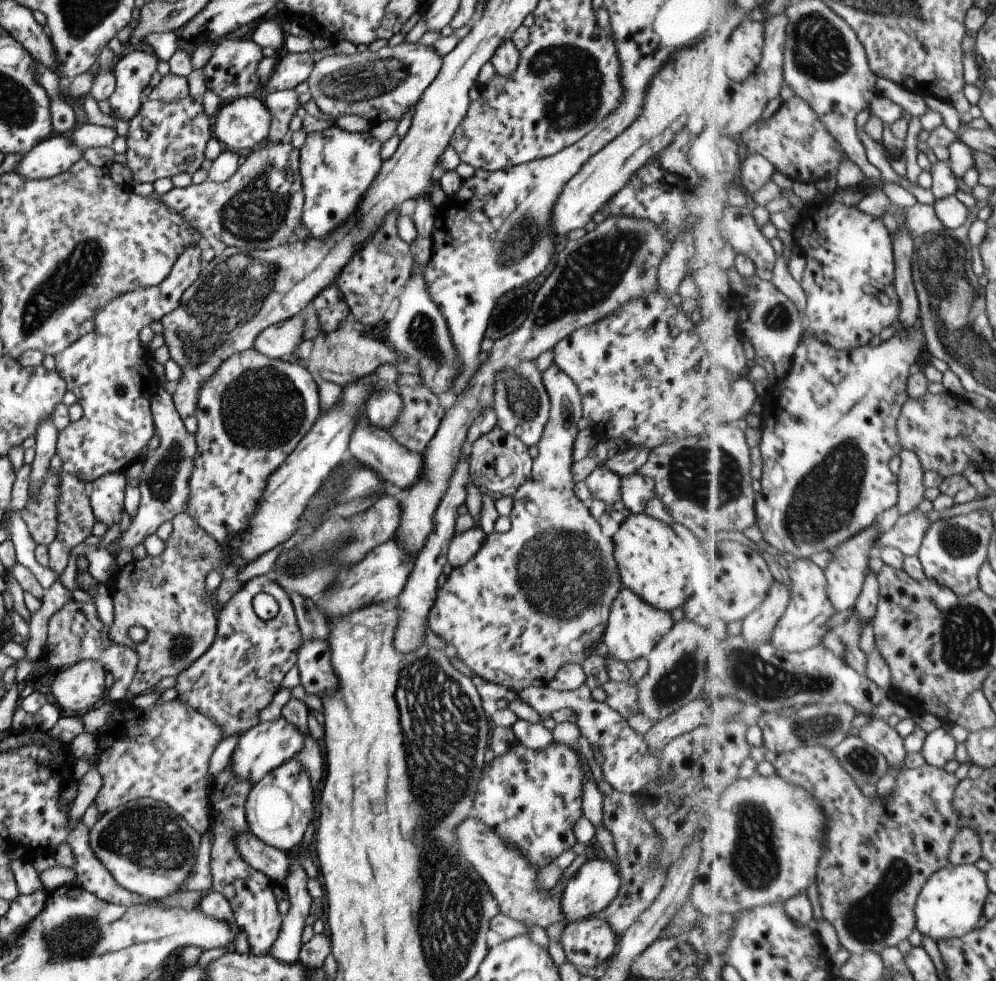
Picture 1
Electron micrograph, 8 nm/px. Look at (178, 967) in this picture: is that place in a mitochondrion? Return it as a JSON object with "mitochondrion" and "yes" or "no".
{"mitochondrion":"no"}

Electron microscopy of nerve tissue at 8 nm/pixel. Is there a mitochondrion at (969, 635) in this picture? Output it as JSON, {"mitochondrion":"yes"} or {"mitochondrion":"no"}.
{"mitochondrion":"yes"}

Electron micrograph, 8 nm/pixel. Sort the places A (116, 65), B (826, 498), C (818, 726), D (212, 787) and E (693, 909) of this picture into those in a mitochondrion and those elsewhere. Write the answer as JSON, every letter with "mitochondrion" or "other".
{"A":"other","B":"mitochondrion","C":"mitochondrion","D":"other","E":"other"}

